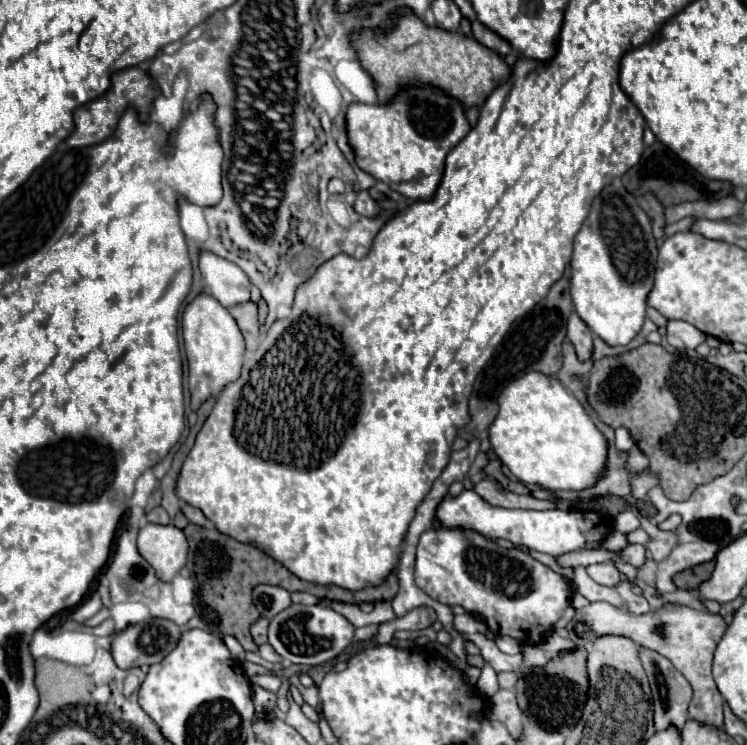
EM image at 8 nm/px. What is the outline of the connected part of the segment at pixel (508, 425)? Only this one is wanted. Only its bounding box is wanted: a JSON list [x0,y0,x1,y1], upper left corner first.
[488,372,606,490]

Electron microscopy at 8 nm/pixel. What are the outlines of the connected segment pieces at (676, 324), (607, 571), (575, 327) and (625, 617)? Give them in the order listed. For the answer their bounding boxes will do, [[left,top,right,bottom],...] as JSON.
[[666,320,706,350],[586,564,620,586],[566,312,592,360],[566,602,726,728]]

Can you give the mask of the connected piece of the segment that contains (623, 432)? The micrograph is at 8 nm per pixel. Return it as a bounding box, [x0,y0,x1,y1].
[616,428,634,452]

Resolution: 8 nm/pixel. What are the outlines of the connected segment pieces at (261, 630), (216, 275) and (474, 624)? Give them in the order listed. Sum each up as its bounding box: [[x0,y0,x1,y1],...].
[[252,618,268,646],[198,250,250,308],[454,614,488,634]]

